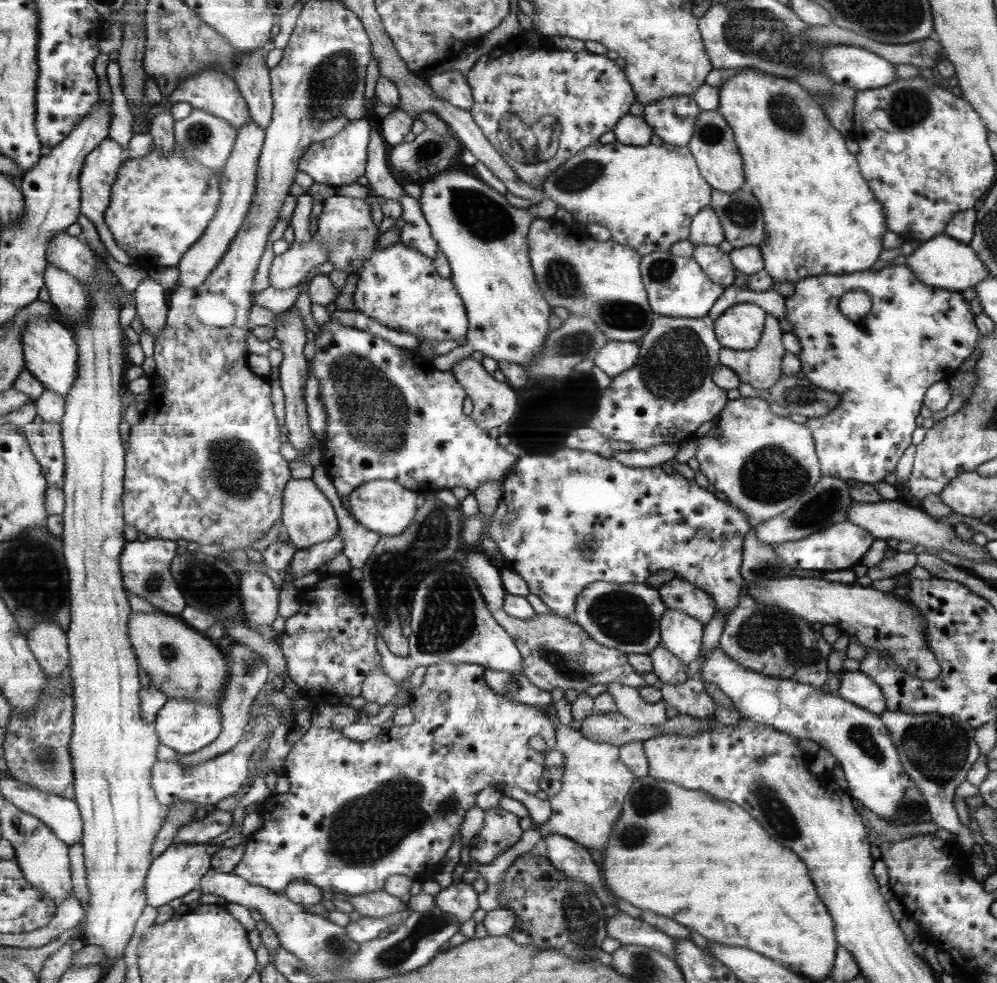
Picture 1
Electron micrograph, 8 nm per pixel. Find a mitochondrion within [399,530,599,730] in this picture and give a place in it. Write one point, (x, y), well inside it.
(453, 626)

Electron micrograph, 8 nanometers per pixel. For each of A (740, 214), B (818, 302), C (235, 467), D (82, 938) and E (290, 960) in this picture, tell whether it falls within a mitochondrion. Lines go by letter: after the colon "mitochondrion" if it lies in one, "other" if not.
A: mitochondrion
B: other
C: mitochondrion
D: other
E: other

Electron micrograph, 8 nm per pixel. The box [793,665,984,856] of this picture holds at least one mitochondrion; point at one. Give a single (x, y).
(938, 751)

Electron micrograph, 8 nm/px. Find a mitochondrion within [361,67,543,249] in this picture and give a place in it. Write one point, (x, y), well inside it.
(428, 147)

